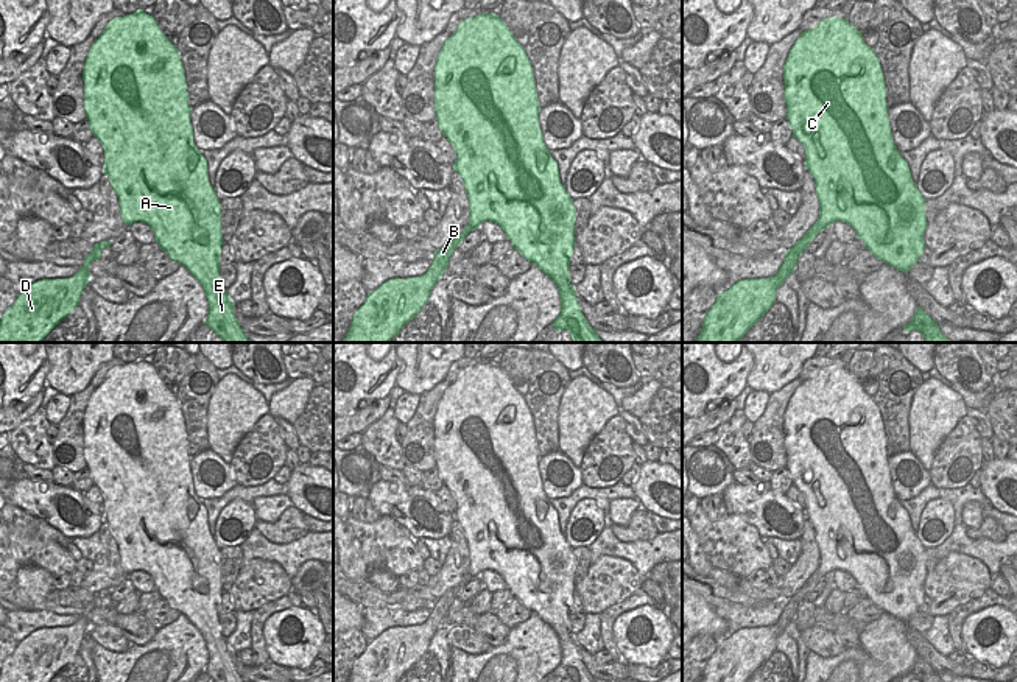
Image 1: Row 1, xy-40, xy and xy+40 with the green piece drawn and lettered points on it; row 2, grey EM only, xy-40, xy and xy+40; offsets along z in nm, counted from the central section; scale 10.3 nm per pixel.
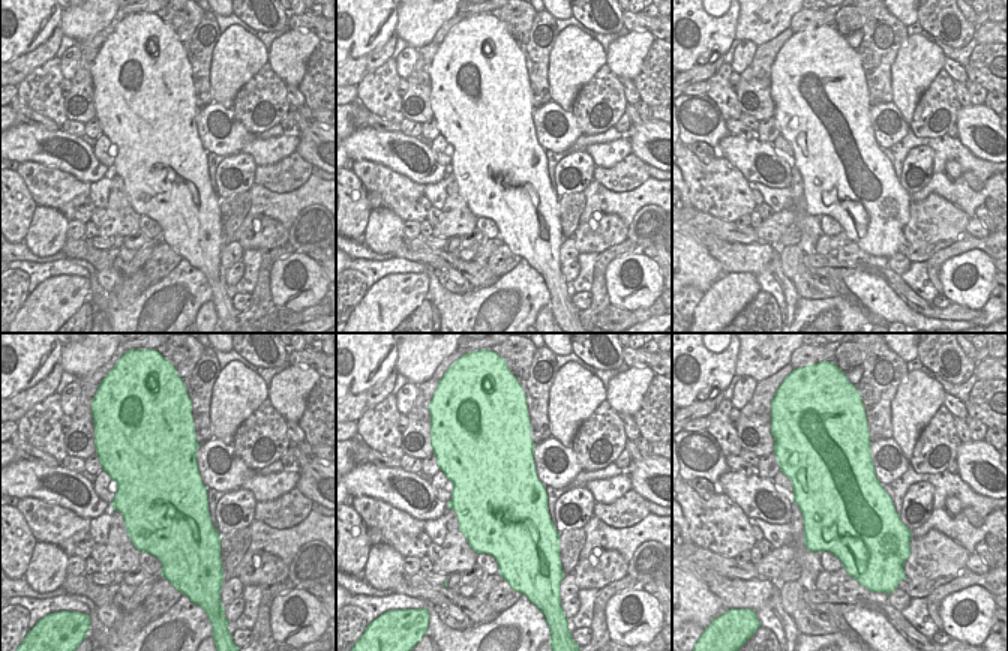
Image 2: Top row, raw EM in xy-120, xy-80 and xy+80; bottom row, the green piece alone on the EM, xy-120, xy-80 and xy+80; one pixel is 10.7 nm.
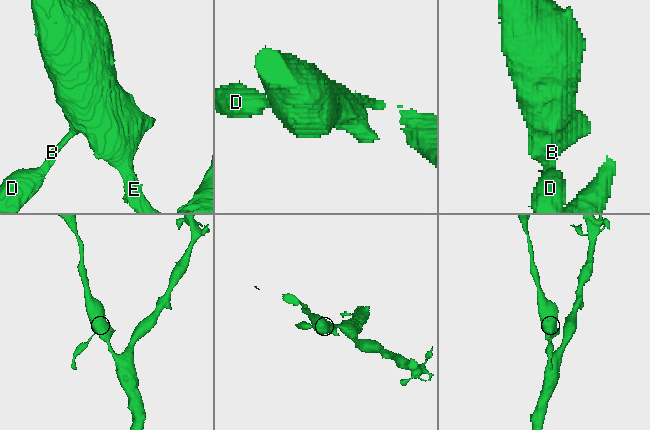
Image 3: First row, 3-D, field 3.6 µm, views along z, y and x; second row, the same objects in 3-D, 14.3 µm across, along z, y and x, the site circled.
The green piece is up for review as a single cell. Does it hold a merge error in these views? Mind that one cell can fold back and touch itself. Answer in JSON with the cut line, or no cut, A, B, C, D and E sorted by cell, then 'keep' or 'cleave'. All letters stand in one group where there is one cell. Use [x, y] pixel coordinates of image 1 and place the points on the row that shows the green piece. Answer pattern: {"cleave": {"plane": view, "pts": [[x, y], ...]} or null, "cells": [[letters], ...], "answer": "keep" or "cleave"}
{"cleave": null, "cells": [["A", "B", "C", "D", "E"]], "answer": "keep"}

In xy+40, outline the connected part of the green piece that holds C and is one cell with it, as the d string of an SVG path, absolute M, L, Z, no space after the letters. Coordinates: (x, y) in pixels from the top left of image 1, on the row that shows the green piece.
M829 17L804 31L783 65L787 120L805 148L805 170L816 184L819 218L790 249L777 274L743 279L718 294L695 343L737 343L776 302L776 291L794 272L799 255L835 221L852 226L866 249L886 265L908 272L924 252L925 198L913 182L908 162L894 145L886 86L874 48L847 19Z

